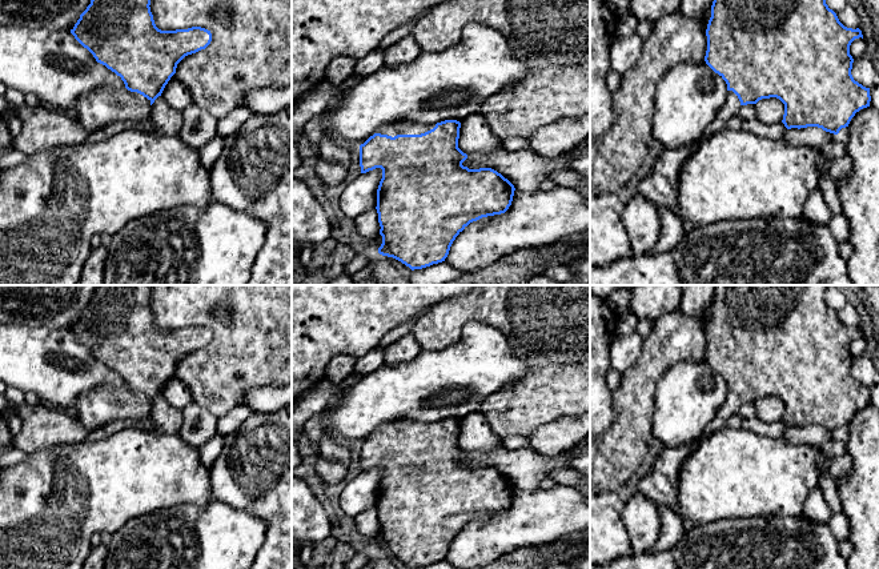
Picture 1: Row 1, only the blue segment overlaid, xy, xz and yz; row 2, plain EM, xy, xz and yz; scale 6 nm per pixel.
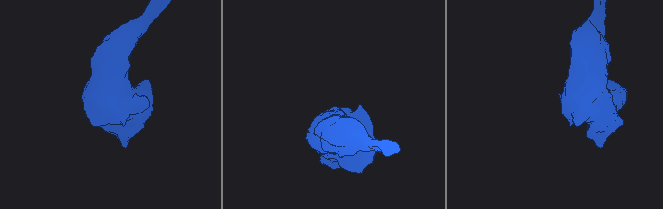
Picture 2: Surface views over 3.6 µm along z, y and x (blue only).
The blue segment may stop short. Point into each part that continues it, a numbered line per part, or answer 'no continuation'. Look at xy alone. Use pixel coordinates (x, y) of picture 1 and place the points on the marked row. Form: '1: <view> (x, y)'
1: xy (104, 105)

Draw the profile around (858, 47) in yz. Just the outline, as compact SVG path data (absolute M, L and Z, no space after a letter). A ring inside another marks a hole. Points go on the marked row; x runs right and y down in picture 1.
M862 37L855 39L850 45L850 55L855 60L855 59L863 57L864 53L866 53L866 41L864 41L864 39L862 39Z

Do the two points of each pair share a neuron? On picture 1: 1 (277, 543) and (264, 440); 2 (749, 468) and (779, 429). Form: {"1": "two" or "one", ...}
{"1": "one", "2": "two"}

